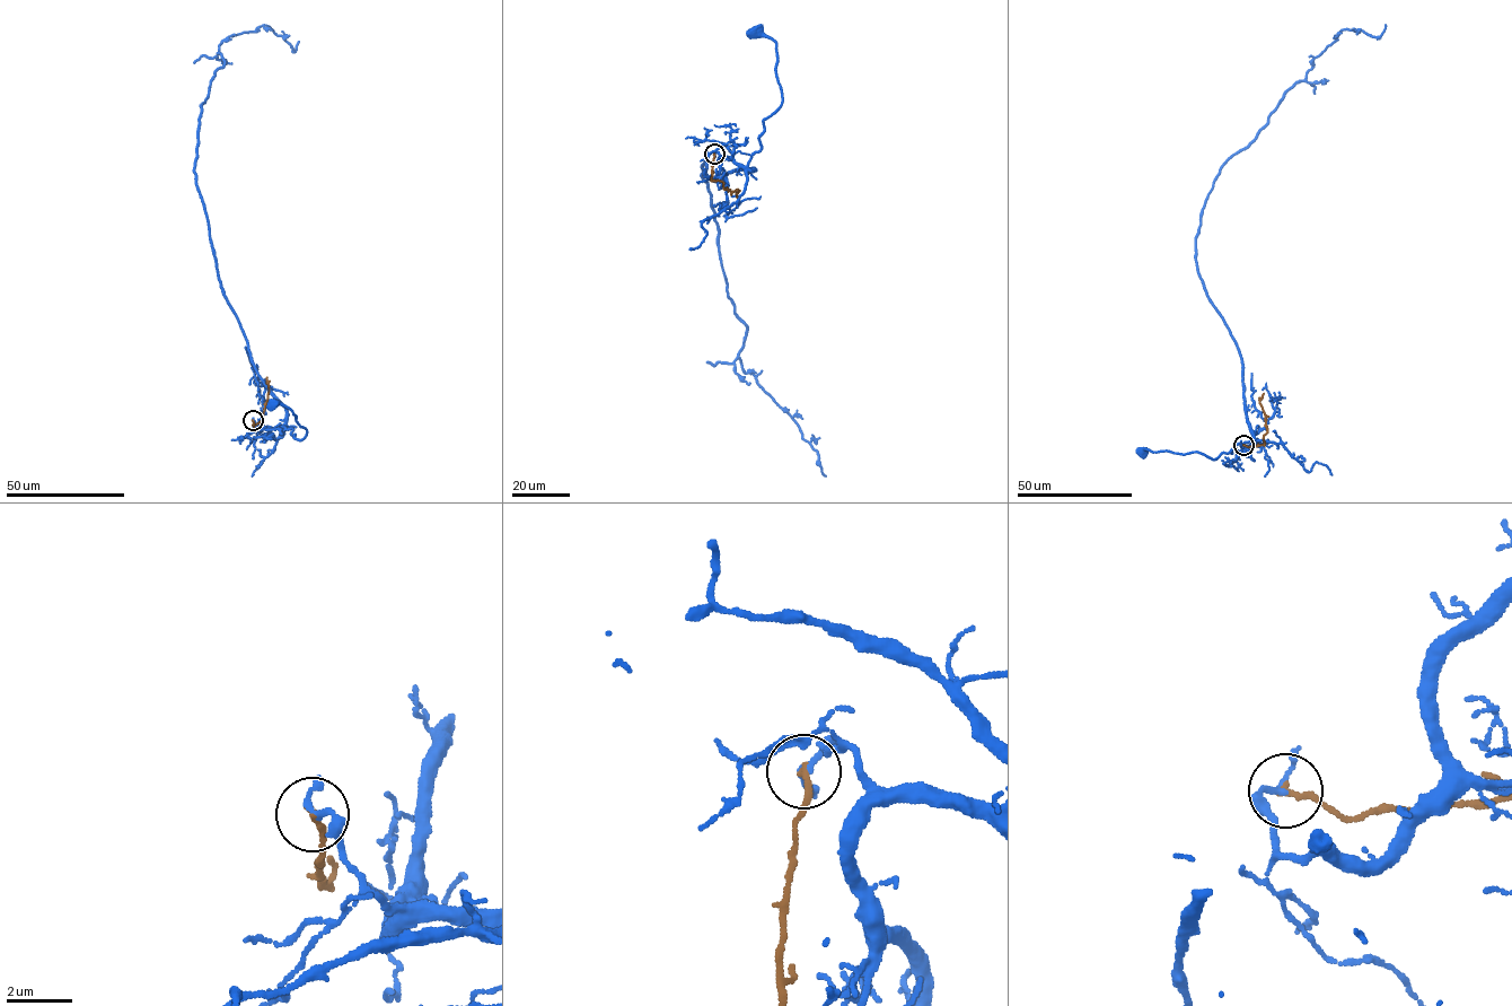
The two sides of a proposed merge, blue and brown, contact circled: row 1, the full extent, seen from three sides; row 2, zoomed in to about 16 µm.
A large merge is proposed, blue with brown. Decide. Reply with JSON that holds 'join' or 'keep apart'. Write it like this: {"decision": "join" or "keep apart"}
{"decision": "keep apart"}

